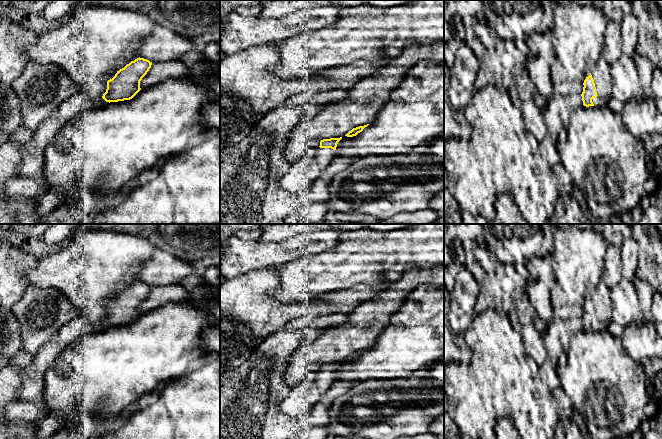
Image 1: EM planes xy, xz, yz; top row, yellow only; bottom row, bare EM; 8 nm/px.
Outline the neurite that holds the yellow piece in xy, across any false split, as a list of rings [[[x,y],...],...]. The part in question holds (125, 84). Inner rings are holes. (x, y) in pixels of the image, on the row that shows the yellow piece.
[[[140,57],[131,61],[107,81],[107,89],[102,98],[109,103],[132,99],[141,90],[140,81],[151,65],[152,62]]]

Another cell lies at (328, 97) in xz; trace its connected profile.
[[[335,89],[322,93],[313,93],[305,91],[289,97],[283,105],[285,106],[298,106],[306,103],[314,104],[331,104],[342,100],[348,96],[349,90]]]

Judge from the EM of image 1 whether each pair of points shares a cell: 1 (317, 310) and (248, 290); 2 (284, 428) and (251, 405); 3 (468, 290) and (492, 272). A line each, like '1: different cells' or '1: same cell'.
1: same cell
2: same cell
3: different cells

